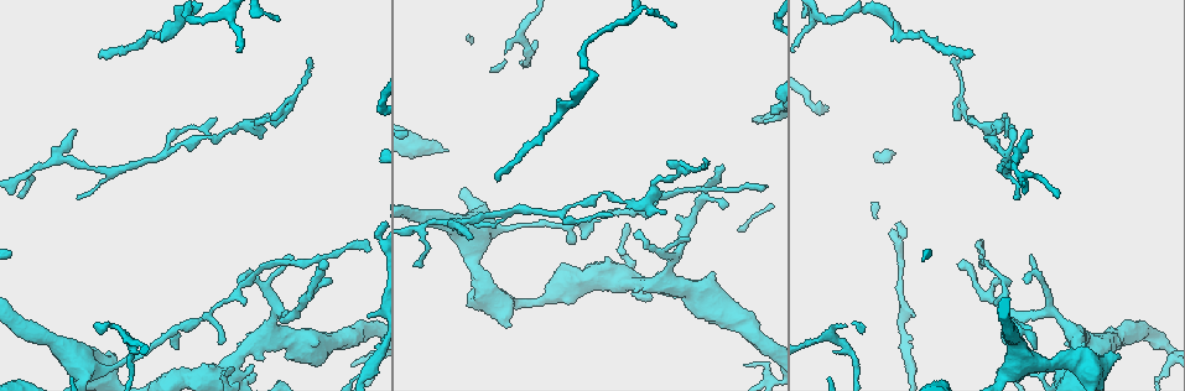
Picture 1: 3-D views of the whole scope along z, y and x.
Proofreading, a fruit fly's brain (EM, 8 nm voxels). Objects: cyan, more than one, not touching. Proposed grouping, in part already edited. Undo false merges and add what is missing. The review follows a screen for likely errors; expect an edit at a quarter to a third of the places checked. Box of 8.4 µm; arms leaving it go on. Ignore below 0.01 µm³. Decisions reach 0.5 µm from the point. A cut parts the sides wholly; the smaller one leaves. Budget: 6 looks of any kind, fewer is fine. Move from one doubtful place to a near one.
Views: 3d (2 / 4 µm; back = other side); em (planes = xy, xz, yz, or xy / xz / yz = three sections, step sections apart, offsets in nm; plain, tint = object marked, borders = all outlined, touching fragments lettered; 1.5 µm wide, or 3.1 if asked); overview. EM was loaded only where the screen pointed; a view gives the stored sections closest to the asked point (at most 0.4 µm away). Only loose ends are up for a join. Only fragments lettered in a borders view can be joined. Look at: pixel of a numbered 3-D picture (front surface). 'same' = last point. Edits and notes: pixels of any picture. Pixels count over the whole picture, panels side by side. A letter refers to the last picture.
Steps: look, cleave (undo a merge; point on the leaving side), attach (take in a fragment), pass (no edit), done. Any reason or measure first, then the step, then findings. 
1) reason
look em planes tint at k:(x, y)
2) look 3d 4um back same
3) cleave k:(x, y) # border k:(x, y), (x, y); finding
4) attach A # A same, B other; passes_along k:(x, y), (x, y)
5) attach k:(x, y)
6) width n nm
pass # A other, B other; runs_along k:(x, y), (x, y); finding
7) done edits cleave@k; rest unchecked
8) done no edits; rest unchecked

thin end
look 3d 2um at 1:(309, 57)

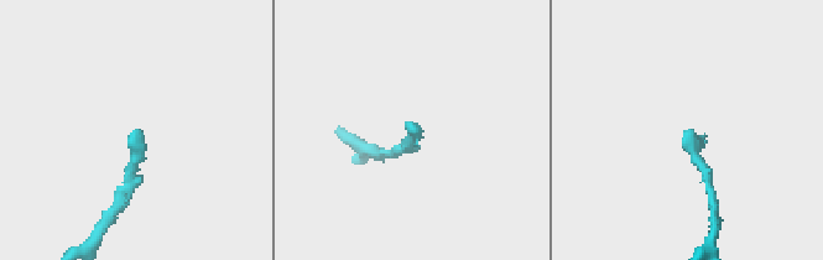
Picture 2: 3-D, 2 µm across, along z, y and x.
look em planes plain at 2:(687, 133)

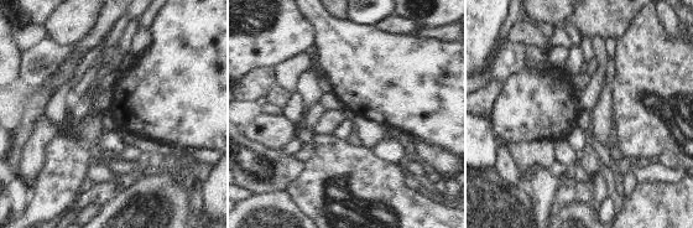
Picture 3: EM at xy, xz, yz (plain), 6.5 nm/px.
look em planes borders same

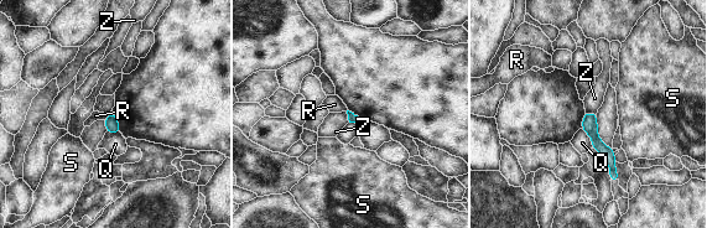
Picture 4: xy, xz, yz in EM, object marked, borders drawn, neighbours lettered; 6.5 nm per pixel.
pass # Q other, R other, S other, Z other; border 4:(104, 120), (107, 130); no lettered fragment goes on from it

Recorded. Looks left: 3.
thin end
look em xz step 4 borders at 1:(1031, 130)

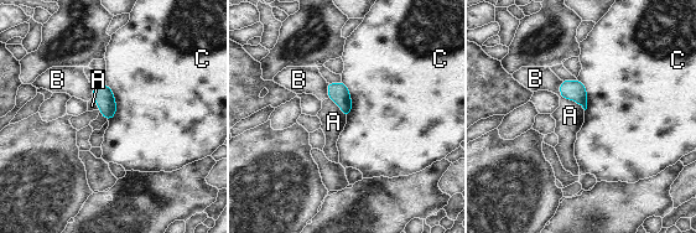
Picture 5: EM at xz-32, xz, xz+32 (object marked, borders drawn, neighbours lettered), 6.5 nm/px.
longest_contact C 240 nm
pass # A other, B other, C other; border 5:(105, 84), (117, 107), (109, 120); no lettered fragment goes on from it

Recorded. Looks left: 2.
thin end
look em planes borders at 1:(686, 239)

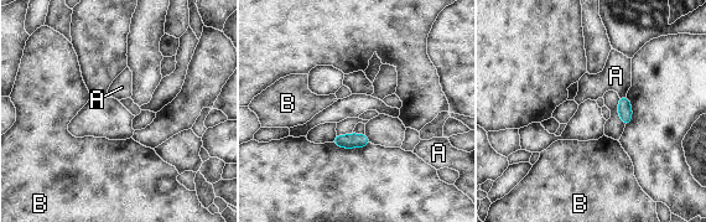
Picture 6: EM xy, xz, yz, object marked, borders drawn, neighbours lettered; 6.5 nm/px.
longest_contact A 50 nm
pass # A other, B other; border 6:(626, 94), (619, 98); none of them fits

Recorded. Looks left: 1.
done no edits; rest unchecked

